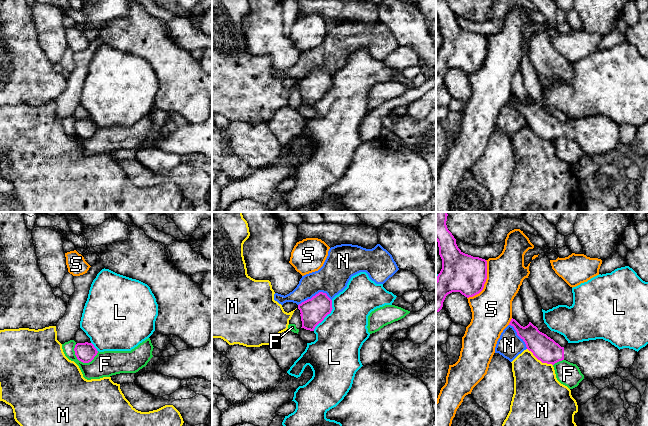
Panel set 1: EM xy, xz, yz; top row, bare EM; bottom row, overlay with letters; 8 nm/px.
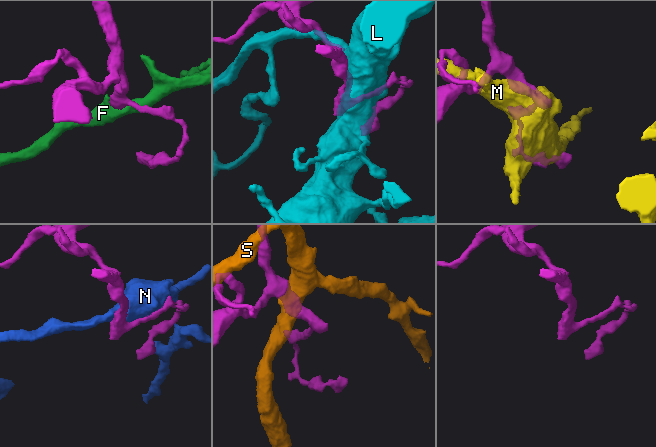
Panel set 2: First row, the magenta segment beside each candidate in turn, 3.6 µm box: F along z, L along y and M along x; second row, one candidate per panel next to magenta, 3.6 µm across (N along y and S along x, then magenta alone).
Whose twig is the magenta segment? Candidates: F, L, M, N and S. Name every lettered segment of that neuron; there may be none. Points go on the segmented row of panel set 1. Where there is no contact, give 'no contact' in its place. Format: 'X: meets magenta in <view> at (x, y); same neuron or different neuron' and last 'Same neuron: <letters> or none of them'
F: meets magenta in xy at (84, 362); different neuron
L: meets magenta in xz at (327, 314); different neuron
M: meets magenta in yz at (540, 360); different neuron
N: meets magenta in xz at (315, 295); different neuron
S: meets magenta in yz at (485, 281); different neuron
Same neuron: none of them

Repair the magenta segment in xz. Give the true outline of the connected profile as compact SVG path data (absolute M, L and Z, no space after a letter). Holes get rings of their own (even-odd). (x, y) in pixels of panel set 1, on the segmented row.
M319 292L311 299L298 305L302 321L302 327L314 331L315 327L332 311L332 300L326 293Z

